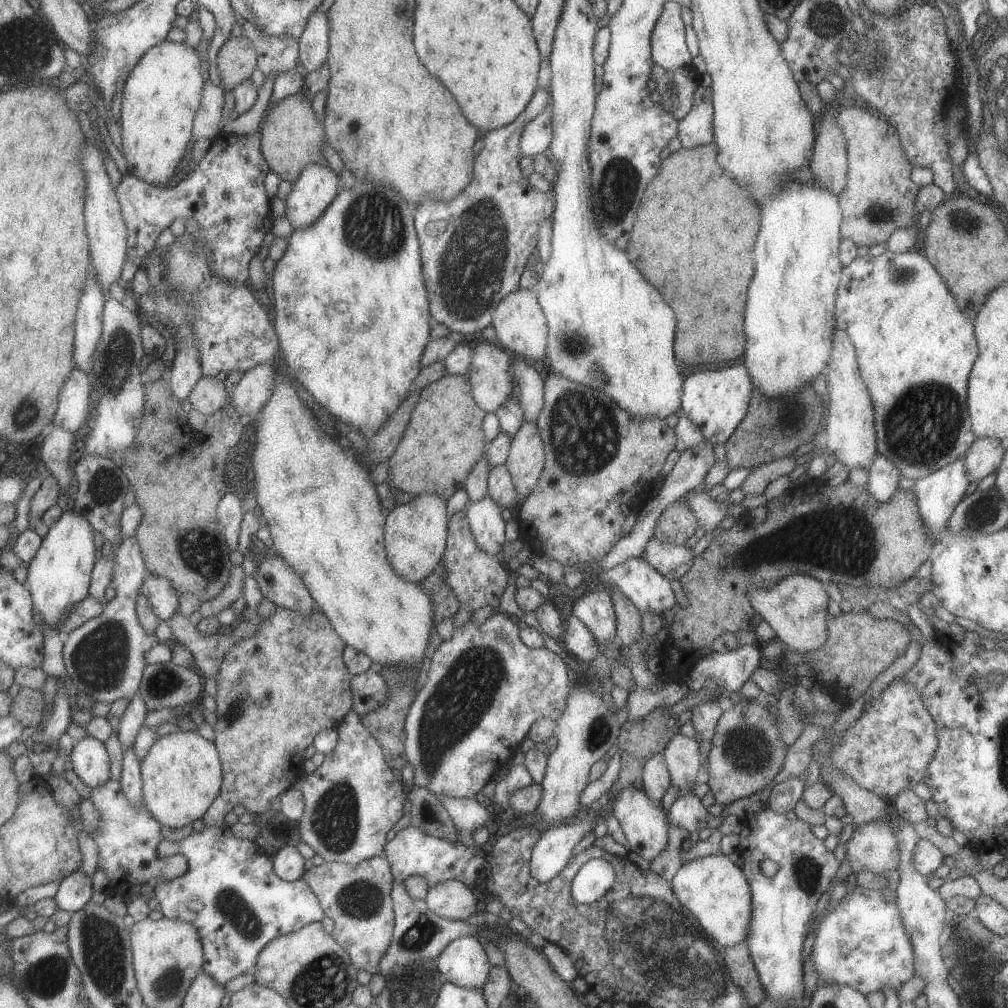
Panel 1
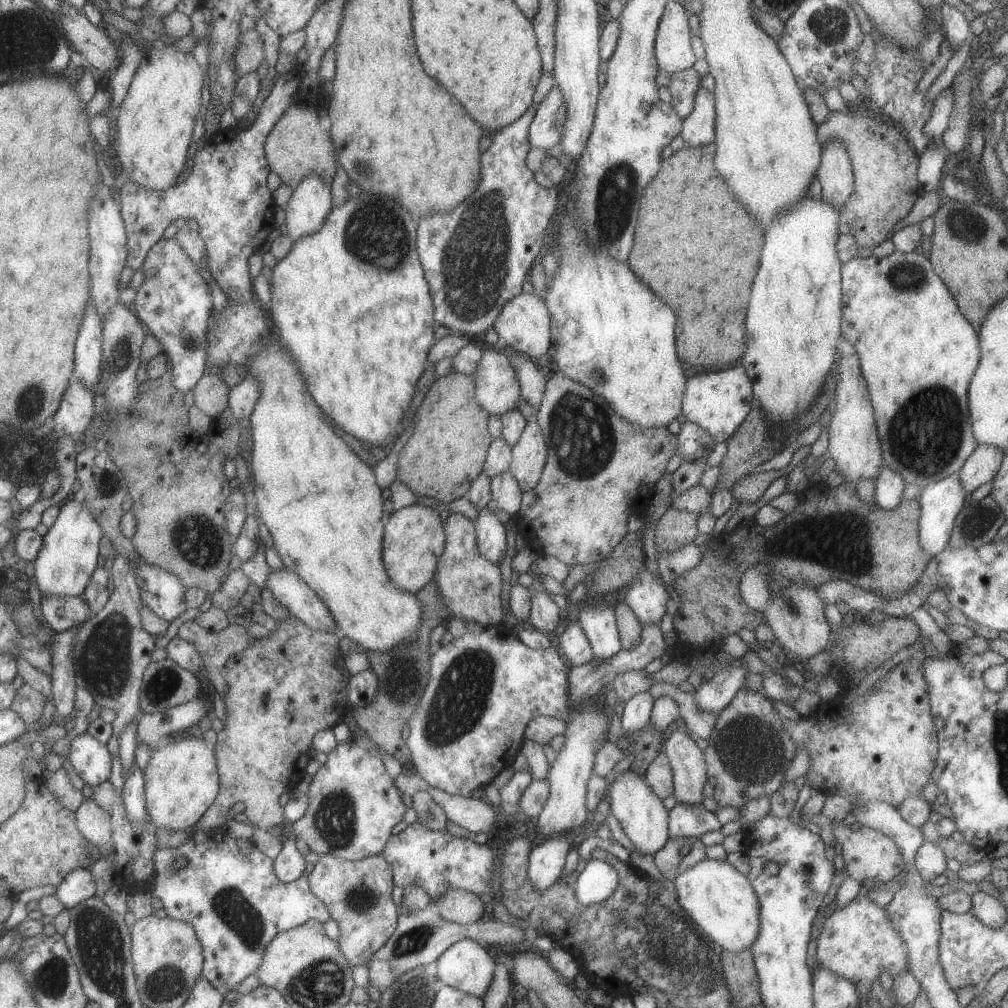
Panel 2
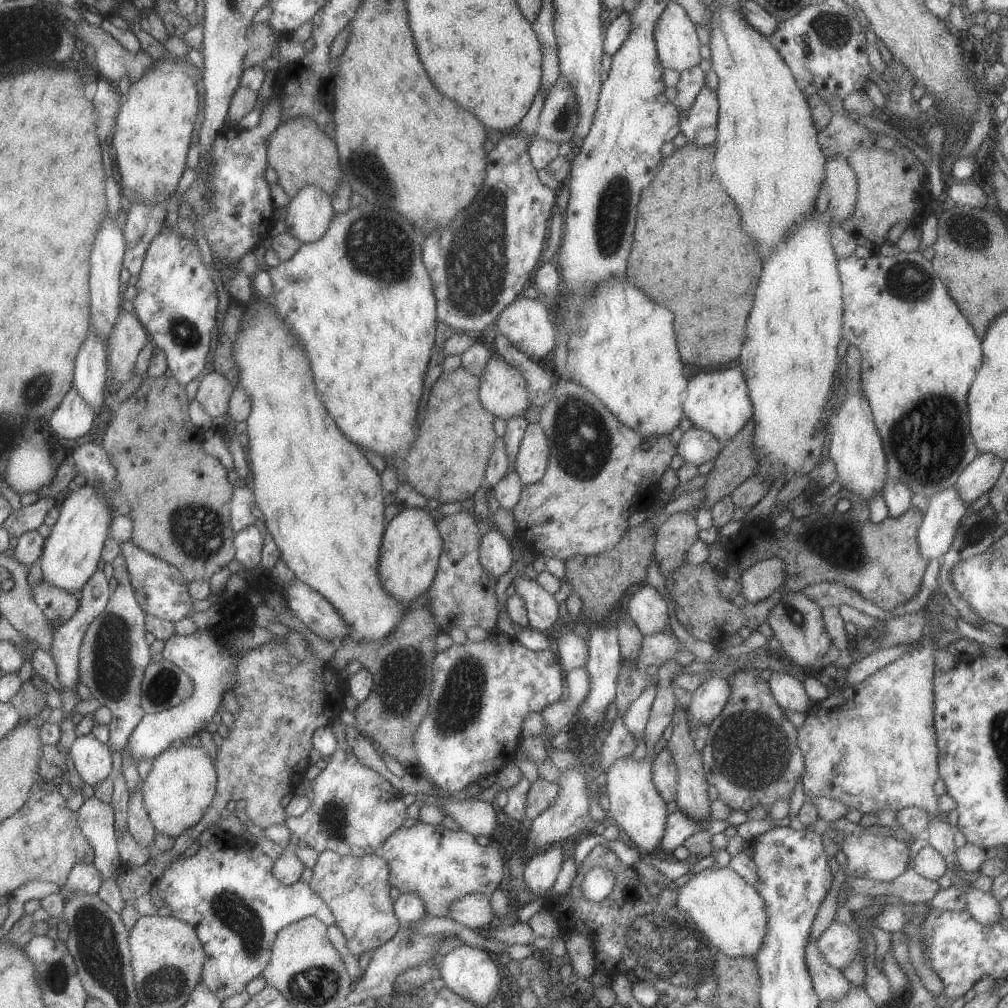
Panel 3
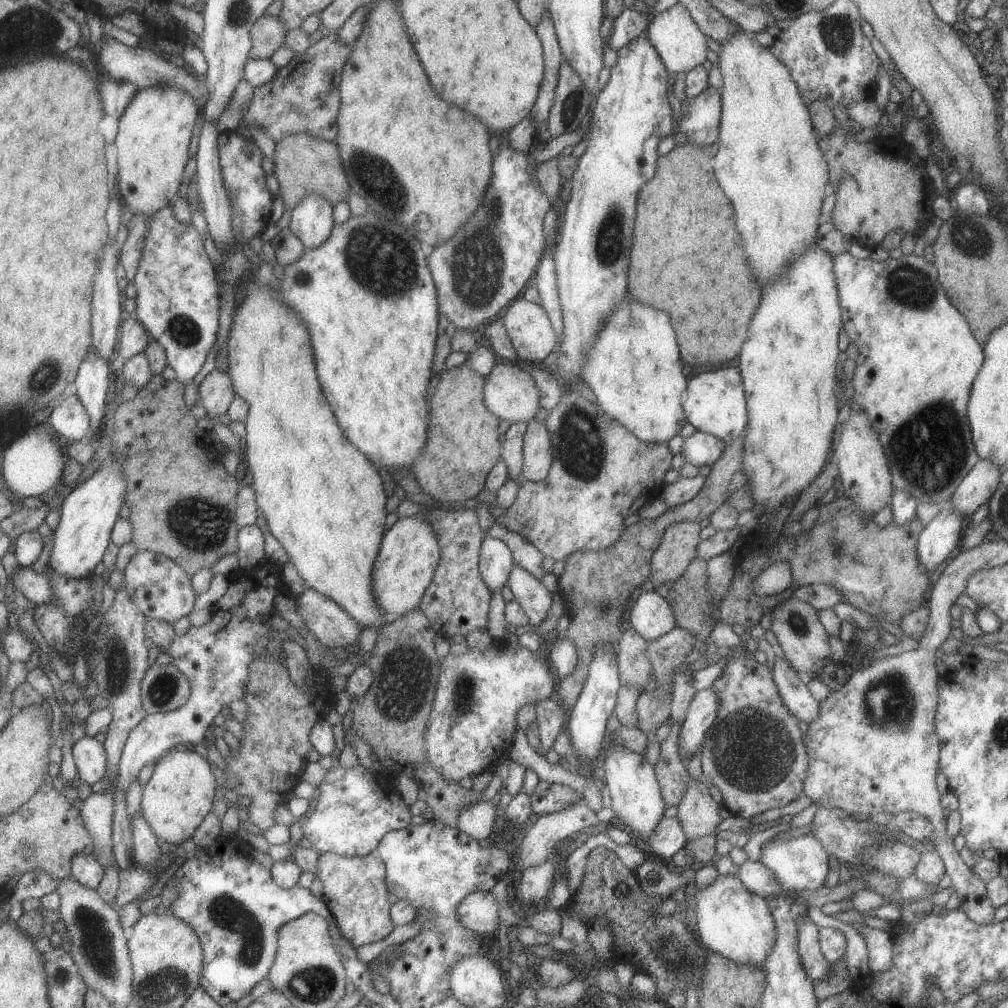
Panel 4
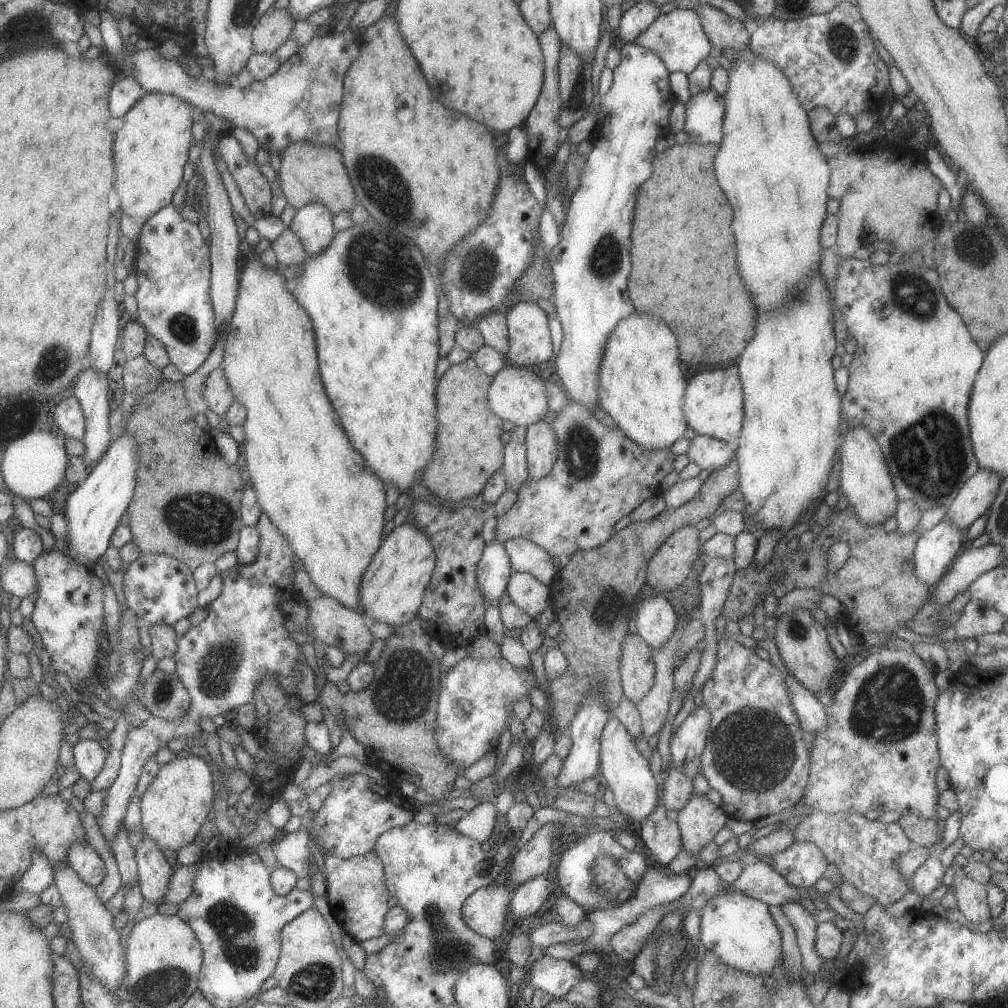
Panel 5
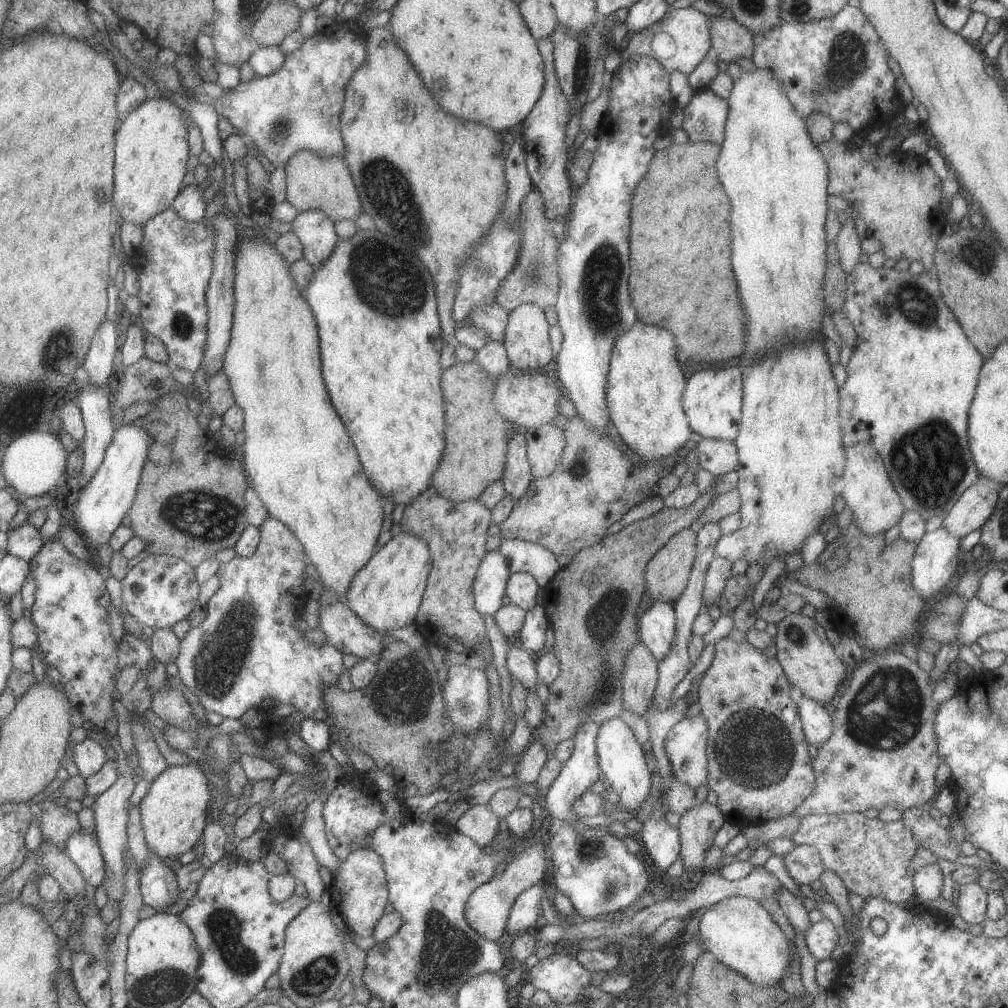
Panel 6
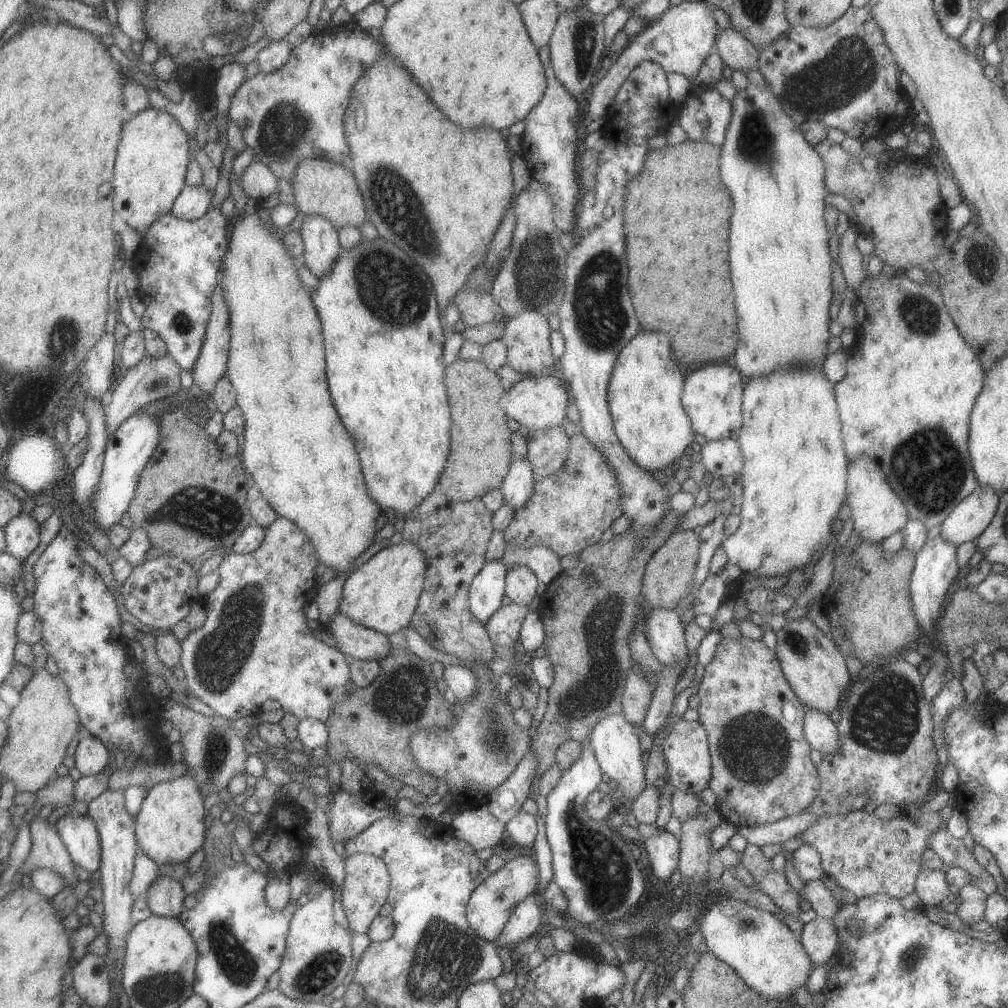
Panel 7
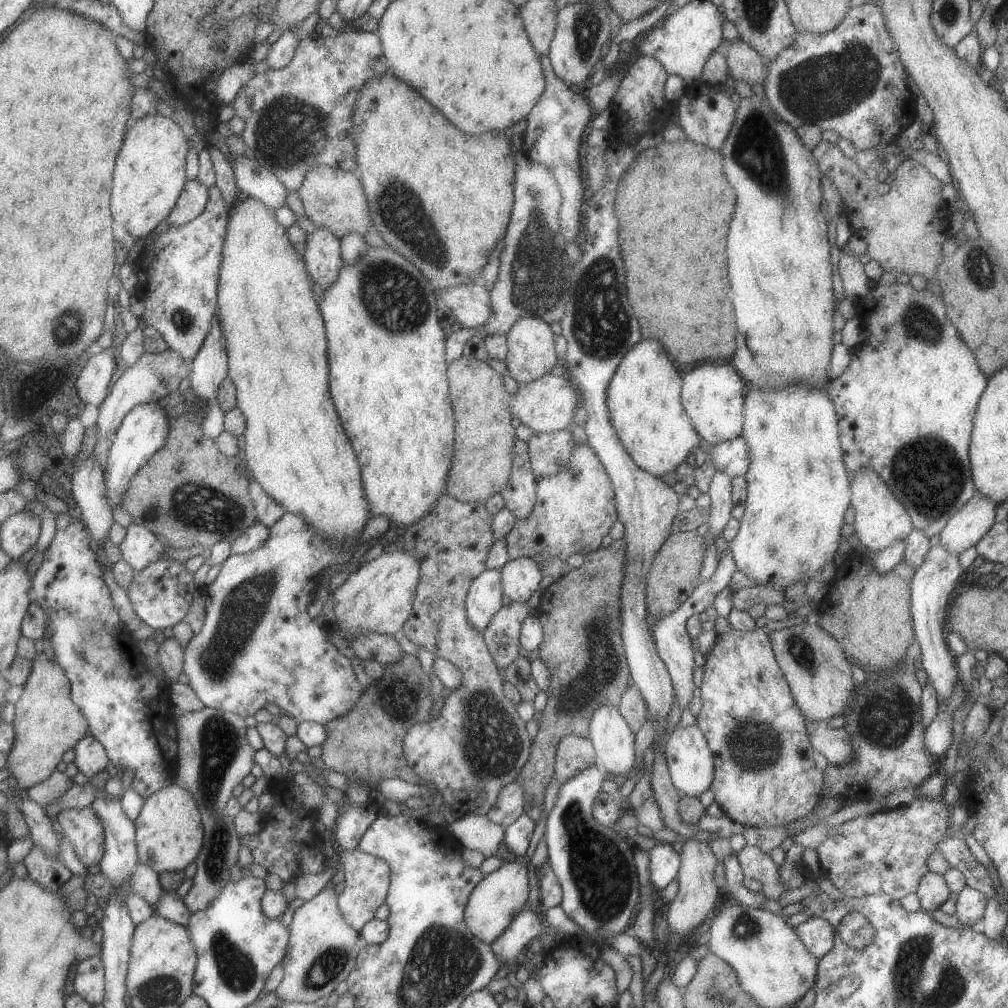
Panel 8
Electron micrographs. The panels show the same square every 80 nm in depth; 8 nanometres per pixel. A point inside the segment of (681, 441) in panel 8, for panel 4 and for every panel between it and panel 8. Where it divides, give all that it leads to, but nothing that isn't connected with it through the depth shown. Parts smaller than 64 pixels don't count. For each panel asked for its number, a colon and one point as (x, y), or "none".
4: (633, 373)
5: (640, 385)
6: (643, 393)
7: (644, 389)

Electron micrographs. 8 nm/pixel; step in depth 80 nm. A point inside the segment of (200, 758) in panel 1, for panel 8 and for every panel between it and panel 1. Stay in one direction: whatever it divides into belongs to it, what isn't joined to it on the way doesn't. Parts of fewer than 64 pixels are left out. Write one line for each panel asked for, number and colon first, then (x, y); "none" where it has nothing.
2: (181, 780)
3: (181, 782)
4: (177, 796)
5: (177, 801)
6: (173, 812)
7: (169, 827)
8: (168, 832)

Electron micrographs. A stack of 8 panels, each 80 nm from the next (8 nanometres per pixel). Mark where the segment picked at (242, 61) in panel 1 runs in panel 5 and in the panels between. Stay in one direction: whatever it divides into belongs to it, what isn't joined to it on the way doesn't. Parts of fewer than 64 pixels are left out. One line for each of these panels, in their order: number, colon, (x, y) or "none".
2: (249, 53)
3: (261, 37)
4: (267, 34)
5: (272, 29)

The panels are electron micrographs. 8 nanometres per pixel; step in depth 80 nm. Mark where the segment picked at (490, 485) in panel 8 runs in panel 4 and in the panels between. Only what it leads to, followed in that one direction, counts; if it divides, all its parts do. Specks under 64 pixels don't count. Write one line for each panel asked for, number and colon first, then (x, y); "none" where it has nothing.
4: (462, 446)
5: (468, 451)
6: (475, 449)
7: (480, 455)

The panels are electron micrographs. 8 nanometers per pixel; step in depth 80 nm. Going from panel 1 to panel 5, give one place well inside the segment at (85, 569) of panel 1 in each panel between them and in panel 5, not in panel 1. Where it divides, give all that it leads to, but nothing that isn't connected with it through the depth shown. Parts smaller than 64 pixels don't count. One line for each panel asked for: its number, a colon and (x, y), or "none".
2: (68, 556)
3: (69, 557)
4: (87, 514)
5: (92, 511)

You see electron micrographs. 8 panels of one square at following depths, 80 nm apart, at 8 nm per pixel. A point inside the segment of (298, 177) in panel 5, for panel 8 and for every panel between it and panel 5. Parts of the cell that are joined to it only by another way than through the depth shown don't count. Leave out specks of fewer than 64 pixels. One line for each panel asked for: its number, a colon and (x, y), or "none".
6: (322, 183)
7: (320, 188)
8: (333, 198)

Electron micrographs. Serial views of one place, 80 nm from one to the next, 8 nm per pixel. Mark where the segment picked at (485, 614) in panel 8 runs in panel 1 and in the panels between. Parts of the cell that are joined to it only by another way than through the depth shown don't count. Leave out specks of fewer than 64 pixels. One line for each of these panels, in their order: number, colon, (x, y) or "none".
1: (483, 516)
2: (490, 537)
3: (494, 553)
4: (495, 563)
5: (493, 570)
6: (488, 586)
7: (486, 589)

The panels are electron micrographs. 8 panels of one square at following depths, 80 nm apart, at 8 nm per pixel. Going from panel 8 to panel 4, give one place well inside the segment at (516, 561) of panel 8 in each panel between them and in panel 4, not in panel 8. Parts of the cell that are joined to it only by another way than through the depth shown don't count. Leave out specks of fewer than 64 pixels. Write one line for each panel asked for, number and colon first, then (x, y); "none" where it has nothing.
4: (533, 598)
5: (525, 591)
6: (521, 588)
7: (519, 583)

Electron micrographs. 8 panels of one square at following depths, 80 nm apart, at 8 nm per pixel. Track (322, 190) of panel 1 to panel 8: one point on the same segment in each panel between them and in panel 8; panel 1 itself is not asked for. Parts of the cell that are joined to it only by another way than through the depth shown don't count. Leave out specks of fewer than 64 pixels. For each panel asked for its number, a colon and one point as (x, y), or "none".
2: (304, 214)
3: (307, 215)
4: (310, 221)
5: (312, 224)
6: (316, 232)
7: (321, 246)
8: (322, 258)

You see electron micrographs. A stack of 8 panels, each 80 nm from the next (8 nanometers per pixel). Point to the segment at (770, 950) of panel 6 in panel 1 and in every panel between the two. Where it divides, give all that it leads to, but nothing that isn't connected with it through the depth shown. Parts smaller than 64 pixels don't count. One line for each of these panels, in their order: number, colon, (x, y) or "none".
1: (714, 890)
2: (721, 902)
3: (725, 909)
4: (731, 921)
5: (739, 930)

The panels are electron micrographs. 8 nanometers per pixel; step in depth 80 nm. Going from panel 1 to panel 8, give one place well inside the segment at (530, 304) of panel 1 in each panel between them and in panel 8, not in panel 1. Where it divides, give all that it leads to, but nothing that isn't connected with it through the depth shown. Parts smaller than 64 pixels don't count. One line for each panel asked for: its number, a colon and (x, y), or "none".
2: (522, 324)
3: (526, 323)
4: (527, 326)
5: (529, 345)
6: (526, 341)
7: (526, 336)
8: (531, 353)

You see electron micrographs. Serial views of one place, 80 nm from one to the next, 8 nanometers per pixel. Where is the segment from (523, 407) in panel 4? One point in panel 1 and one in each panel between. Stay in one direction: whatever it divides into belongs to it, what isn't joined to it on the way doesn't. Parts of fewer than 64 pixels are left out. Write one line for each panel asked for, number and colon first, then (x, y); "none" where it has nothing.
1: (489, 376)
2: (497, 390)
3: (502, 391)

